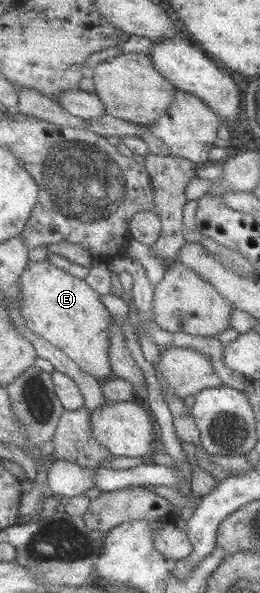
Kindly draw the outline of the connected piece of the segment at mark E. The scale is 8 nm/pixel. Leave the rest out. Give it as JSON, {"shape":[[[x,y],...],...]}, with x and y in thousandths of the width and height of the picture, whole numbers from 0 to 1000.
{"shape":[[[185,438],[115,440],[85,462],[85,497],[85,531],[127,560],[196,575],[392,644],[446,637],[423,610],[423,543],[442,533],[327,470],[277,465]]]}

